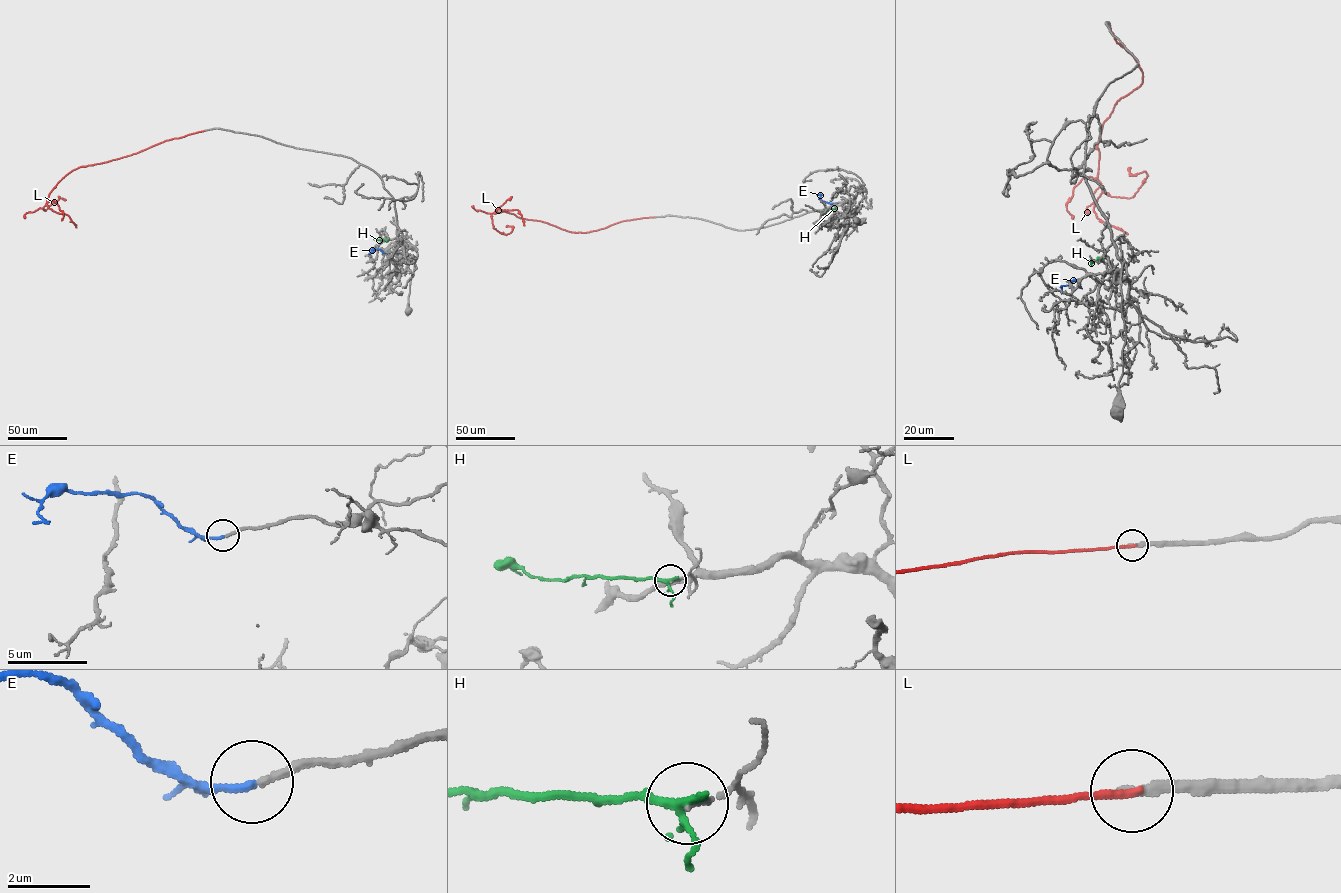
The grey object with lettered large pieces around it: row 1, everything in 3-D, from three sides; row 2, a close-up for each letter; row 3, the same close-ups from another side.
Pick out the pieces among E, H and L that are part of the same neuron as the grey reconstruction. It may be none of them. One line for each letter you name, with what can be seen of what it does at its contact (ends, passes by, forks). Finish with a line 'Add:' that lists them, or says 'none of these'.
E: it ends
Add: E

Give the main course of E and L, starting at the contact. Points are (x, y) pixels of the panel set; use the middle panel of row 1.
E: (833, 203), (822, 201), (821, 194), (817, 194)
L: (653, 217), (621, 221), (579, 232), (504, 211), (492, 213), (493, 228), (506, 235), (512, 227), (506, 226)

